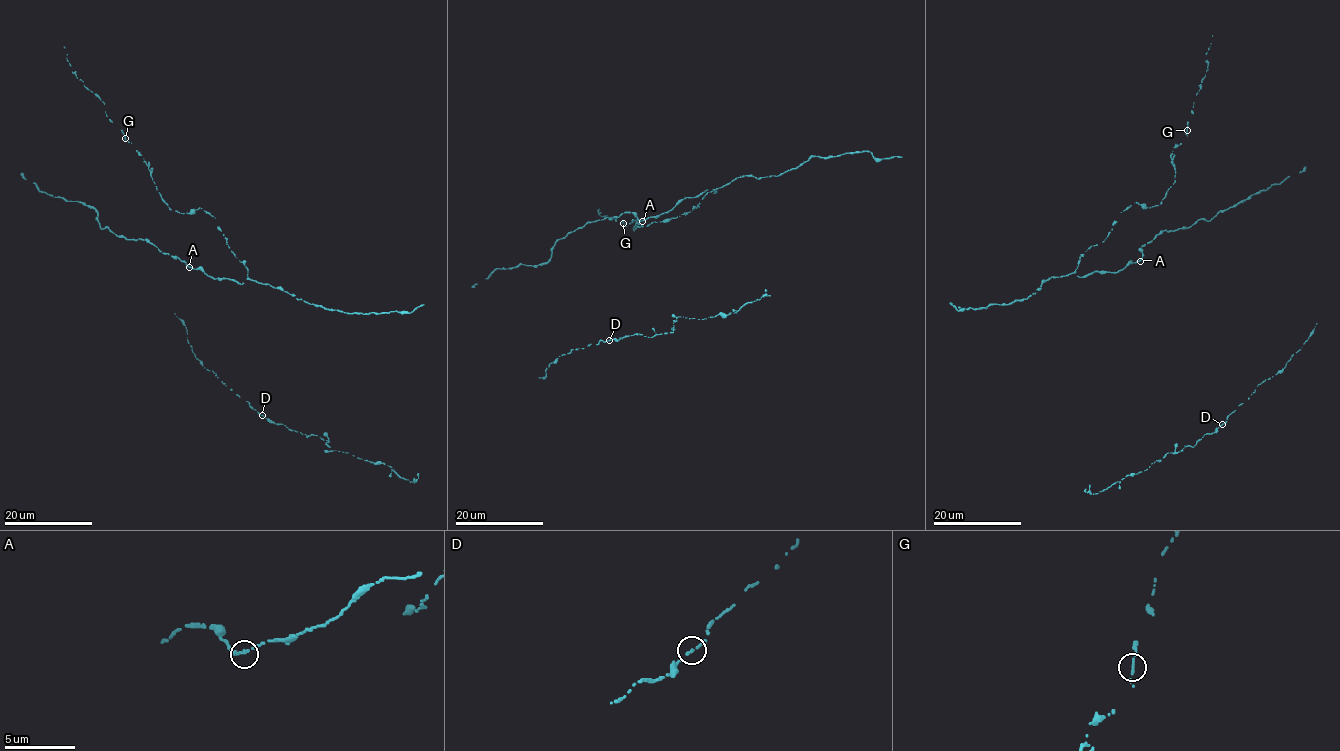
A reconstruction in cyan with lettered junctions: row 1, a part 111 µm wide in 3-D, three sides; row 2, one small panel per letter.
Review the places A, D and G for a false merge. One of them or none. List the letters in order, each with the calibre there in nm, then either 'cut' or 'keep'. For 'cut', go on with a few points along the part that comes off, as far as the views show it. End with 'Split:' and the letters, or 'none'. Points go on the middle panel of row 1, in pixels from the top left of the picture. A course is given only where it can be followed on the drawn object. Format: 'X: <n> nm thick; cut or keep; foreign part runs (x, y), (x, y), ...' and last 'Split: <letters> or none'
A: 190 nm thick; keep
D: 160 nm thick; keep
G: 150 nm thick; keep
Split: none

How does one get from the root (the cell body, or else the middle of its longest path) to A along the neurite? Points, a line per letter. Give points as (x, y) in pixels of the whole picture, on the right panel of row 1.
A: (1119, 272), (1140, 261)

